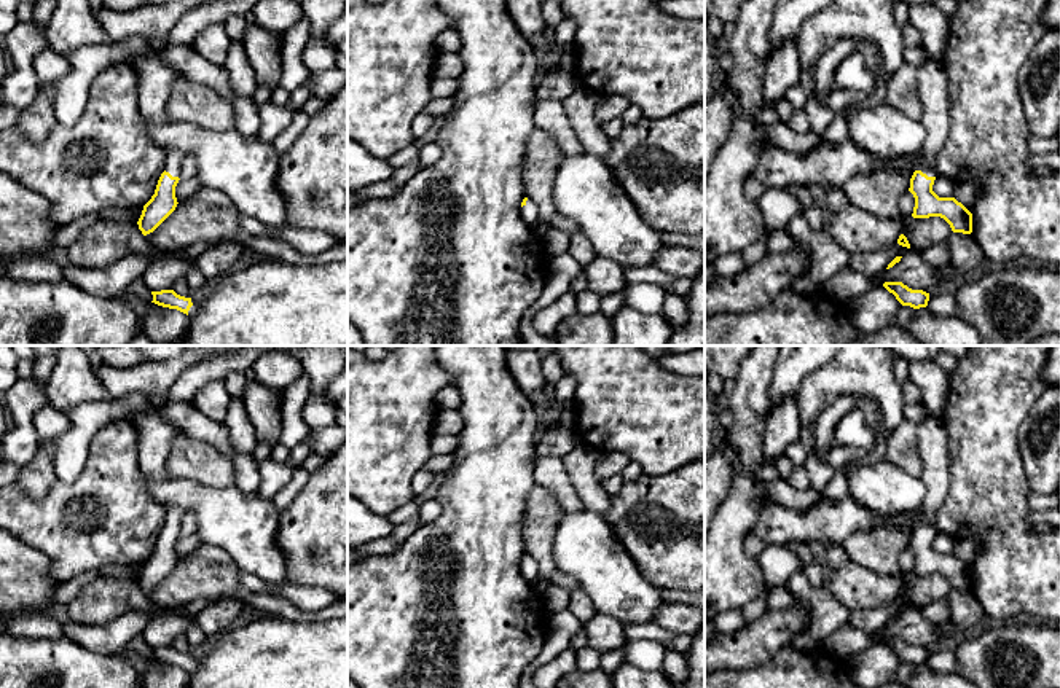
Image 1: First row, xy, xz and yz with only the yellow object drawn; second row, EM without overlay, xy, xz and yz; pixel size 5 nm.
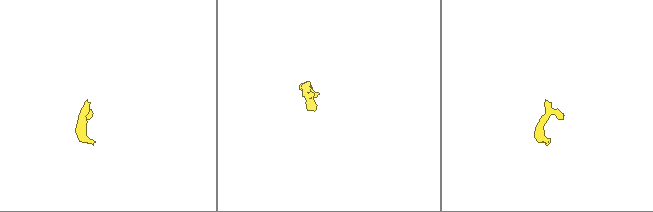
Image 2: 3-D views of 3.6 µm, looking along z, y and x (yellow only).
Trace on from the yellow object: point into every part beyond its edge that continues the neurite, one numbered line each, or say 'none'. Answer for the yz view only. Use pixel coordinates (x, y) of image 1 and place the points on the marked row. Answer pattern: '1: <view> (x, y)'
1: yz (931, 75)

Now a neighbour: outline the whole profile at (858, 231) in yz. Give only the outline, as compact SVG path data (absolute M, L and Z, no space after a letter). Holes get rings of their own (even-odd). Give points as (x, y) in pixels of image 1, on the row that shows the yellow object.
M853 204L834 213L830 225L830 236L850 255L888 248L901 233L901 218L881 220Z

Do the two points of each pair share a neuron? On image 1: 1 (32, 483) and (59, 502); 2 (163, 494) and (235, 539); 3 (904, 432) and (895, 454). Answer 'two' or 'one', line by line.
1: two
2: one
3: one

